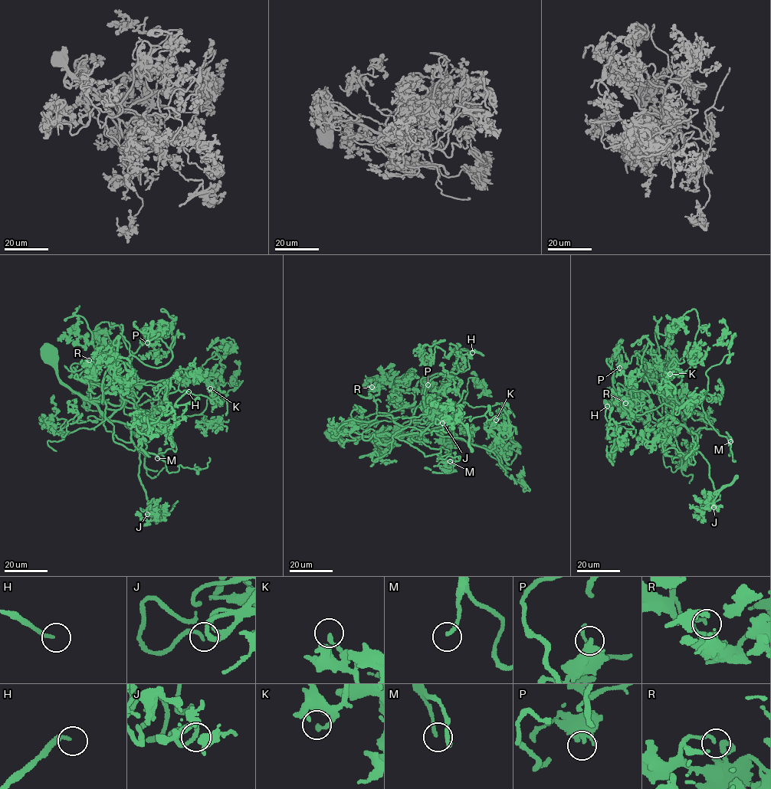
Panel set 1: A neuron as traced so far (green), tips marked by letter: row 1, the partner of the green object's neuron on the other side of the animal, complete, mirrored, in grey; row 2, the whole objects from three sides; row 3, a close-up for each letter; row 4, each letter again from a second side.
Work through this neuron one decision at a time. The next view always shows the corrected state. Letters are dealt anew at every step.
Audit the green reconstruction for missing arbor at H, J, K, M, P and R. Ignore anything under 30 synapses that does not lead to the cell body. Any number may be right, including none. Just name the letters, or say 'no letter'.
no letter

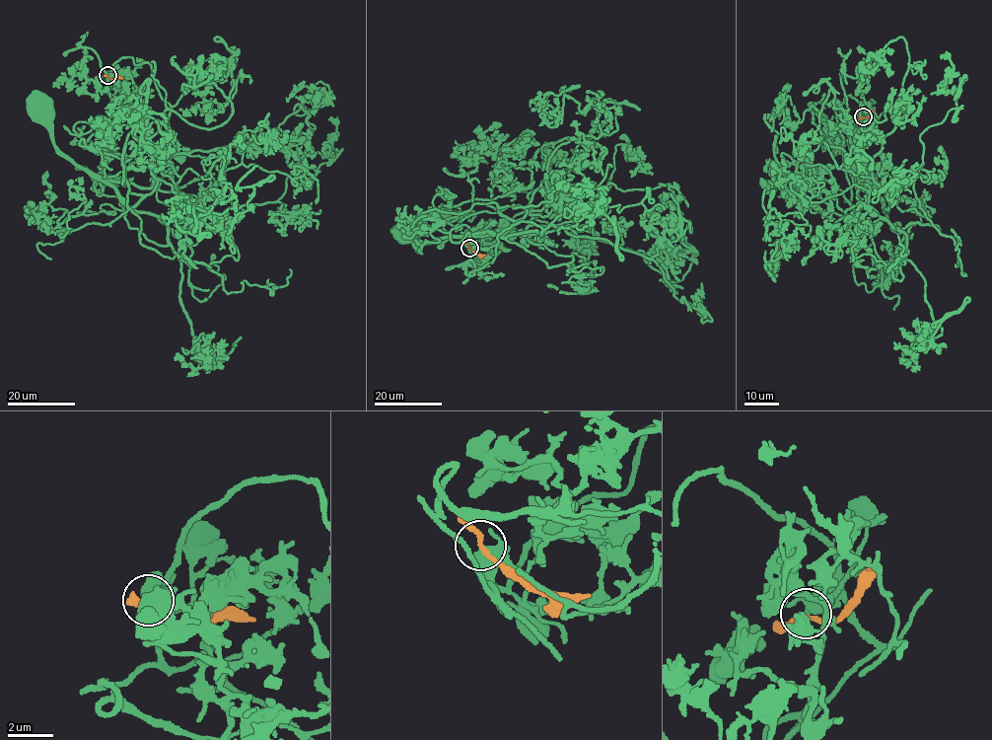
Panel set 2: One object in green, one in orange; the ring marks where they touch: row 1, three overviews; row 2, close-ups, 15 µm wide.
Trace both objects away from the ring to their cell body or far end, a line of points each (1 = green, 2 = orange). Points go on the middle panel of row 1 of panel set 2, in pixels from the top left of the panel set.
1: (469, 248), (472, 255), (516, 214), (533, 218), (540, 213), (522, 235), (505, 231), (426, 243), (403, 232)
2: (469, 248), (486, 255)

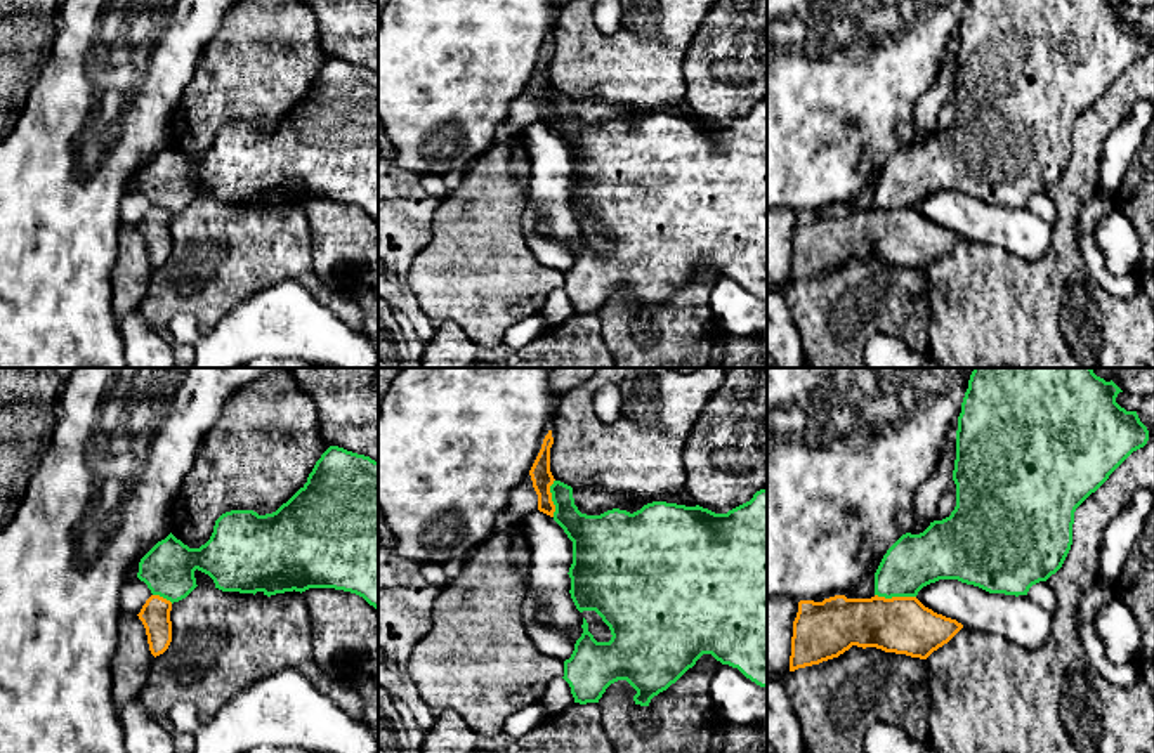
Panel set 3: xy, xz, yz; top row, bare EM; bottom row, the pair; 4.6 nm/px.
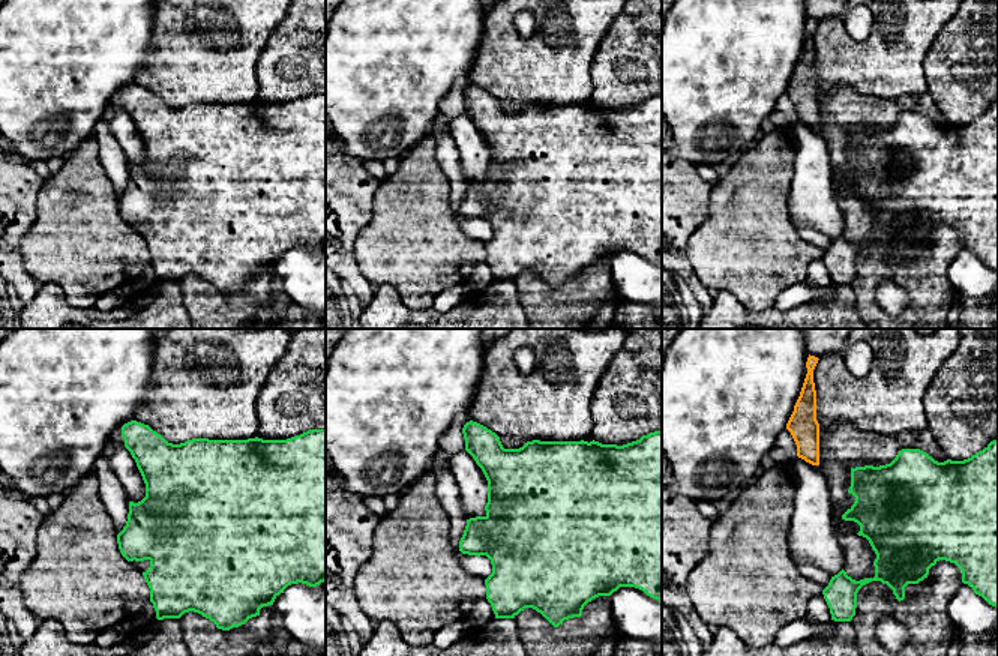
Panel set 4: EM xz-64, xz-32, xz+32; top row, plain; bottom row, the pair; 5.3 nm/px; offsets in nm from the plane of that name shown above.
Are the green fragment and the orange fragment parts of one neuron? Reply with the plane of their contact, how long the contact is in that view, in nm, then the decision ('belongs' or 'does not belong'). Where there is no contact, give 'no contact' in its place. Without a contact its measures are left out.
yz | 190 nm | does not belong

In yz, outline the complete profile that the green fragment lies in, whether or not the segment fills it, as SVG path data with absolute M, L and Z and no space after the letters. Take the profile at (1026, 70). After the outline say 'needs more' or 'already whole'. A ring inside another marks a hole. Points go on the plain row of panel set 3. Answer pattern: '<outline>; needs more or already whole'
M967 0L961 24L958 28L956 42L956 71L953 92L956 95L956 118L949 128L934 132L920 144L902 146L883 167L875 184L875 206L892 208L916 208L918 203L939 191L958 191L967 196L979 198L989 205L1005 206L1027 206L1029 200L1039 193L1046 193L1055 186L1072 156L1072 135L1076 120L1095 104L1109 87L1137 61L1144 59L1149 52L1149 42L1140 33L1137 23L1126 23L1116 14L1121 0Z; already whole

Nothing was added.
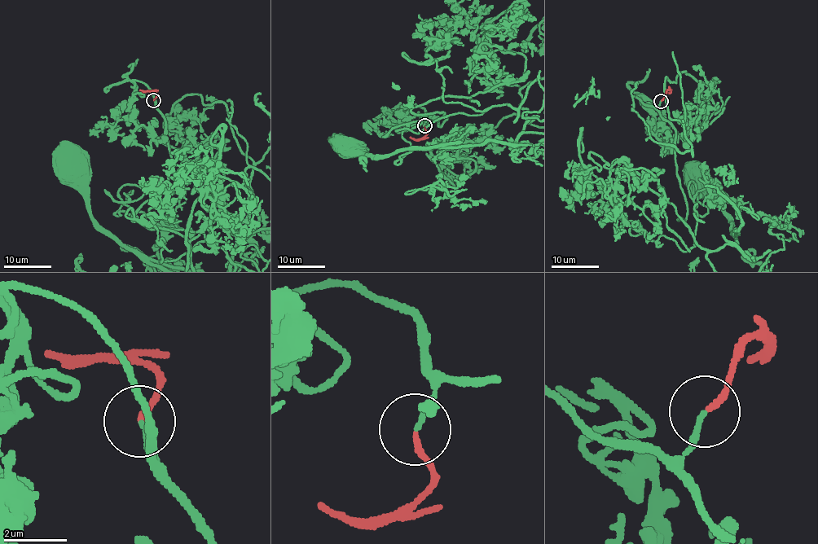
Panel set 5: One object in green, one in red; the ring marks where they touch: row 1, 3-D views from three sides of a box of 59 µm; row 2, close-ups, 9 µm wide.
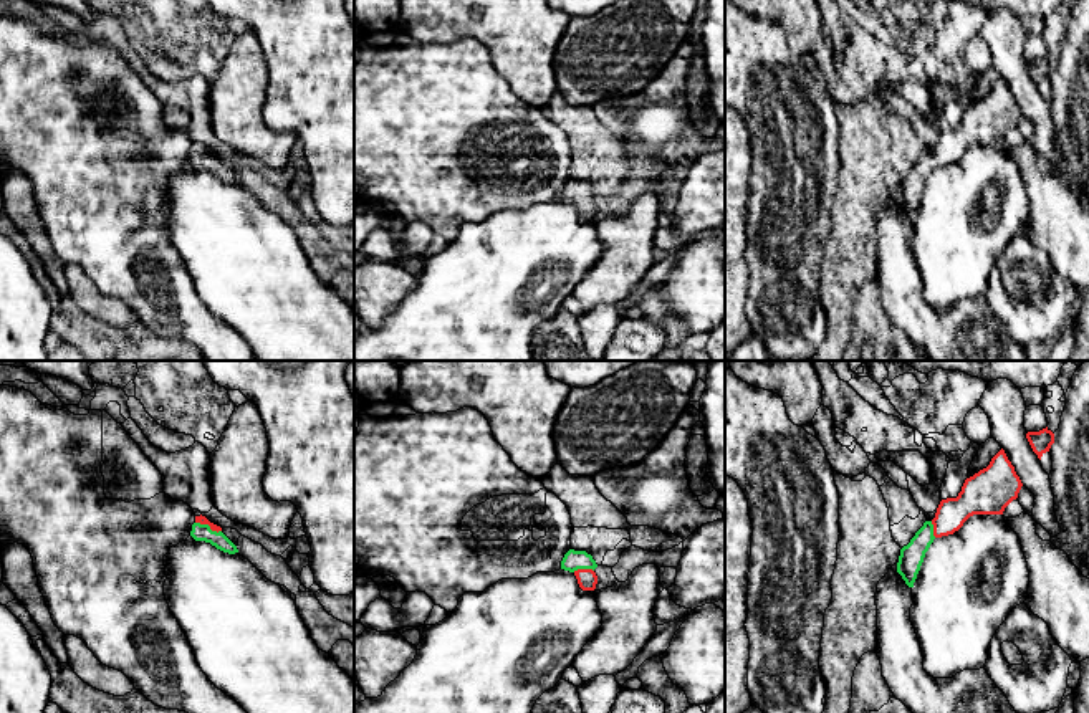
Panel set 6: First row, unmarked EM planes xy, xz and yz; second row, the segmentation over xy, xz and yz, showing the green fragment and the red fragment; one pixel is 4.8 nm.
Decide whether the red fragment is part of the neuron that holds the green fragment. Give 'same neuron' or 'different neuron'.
same neuron

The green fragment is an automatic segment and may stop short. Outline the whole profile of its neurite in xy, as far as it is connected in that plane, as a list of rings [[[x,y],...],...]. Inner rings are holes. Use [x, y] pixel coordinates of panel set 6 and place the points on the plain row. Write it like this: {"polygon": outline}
{"polygon": [[[195,146],[195,152],[192,154],[190,165],[195,170],[205,170],[215,175],[217,179],[235,184],[238,182],[237,175],[222,162],[222,157],[210,152],[205,146]]]}

